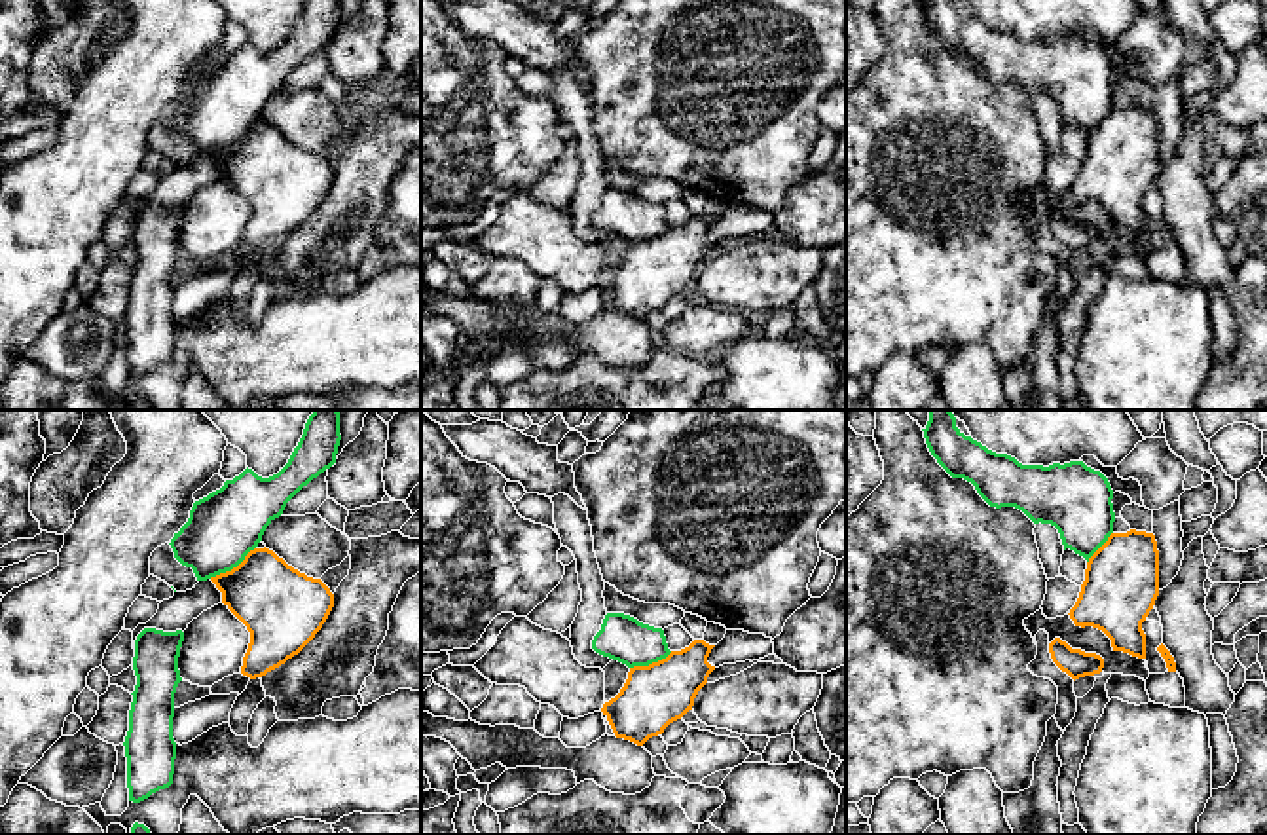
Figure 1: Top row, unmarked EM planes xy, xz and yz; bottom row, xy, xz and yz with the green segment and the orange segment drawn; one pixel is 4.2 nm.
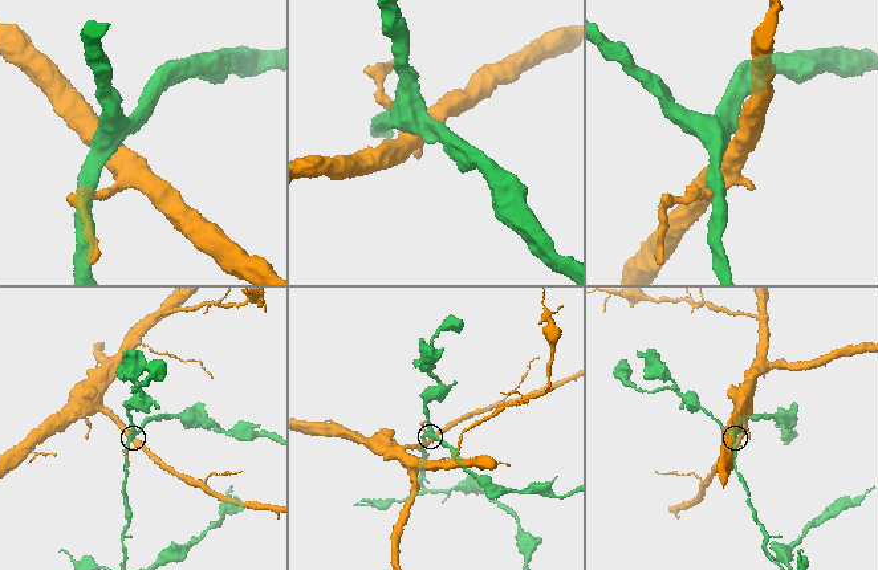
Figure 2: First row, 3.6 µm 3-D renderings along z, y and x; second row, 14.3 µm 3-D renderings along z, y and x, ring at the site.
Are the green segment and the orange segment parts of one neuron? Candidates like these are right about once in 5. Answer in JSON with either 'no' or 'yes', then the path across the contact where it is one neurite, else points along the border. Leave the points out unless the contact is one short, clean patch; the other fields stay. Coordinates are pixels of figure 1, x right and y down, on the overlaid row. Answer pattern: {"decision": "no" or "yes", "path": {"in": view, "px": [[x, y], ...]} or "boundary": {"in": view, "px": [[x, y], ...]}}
{"decision": "no", "boundary": {"in": "xy", "px": [[255, 547], [236, 566], [209, 577]]}}

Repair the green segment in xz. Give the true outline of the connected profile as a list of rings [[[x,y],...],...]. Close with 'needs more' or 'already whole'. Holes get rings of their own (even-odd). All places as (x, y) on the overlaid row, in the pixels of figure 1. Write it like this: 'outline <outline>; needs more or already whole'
outline [[[624,613],[605,615],[601,630],[592,640],[592,649],[628,668],[649,666],[671,653],[662,628],[643,624]]]; already whole

